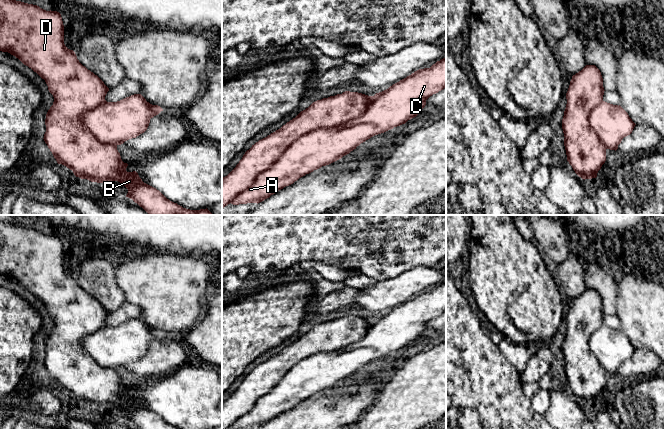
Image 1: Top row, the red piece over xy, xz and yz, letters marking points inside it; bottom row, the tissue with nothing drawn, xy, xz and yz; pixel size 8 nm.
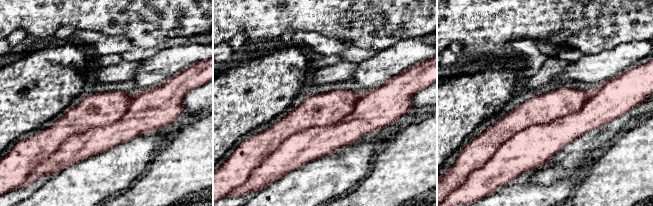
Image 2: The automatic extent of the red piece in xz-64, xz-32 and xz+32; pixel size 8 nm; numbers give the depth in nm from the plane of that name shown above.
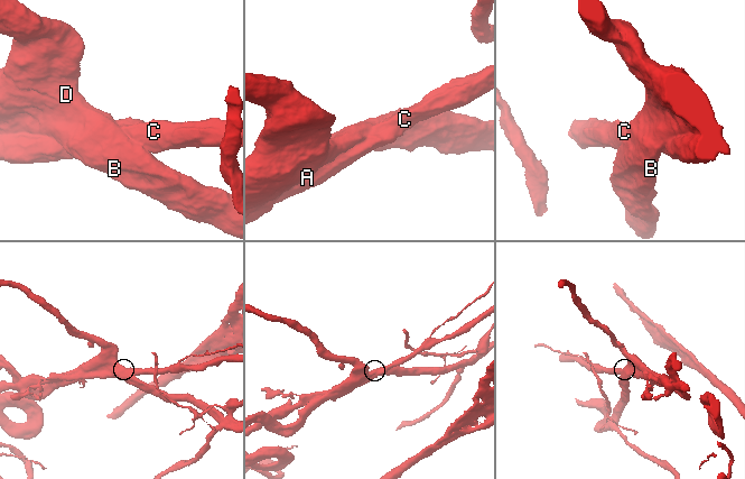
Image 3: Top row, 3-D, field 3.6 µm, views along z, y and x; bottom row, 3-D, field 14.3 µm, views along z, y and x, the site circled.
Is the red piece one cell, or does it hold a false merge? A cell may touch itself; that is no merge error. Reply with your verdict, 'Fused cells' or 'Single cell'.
Fused cells

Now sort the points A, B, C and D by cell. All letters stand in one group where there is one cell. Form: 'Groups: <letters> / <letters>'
Groups: A C / B D

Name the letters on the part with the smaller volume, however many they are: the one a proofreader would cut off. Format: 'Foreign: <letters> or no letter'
Foreign: A, C

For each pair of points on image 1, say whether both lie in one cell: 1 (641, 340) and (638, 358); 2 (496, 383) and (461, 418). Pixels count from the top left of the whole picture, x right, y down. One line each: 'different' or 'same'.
1: different
2: different

